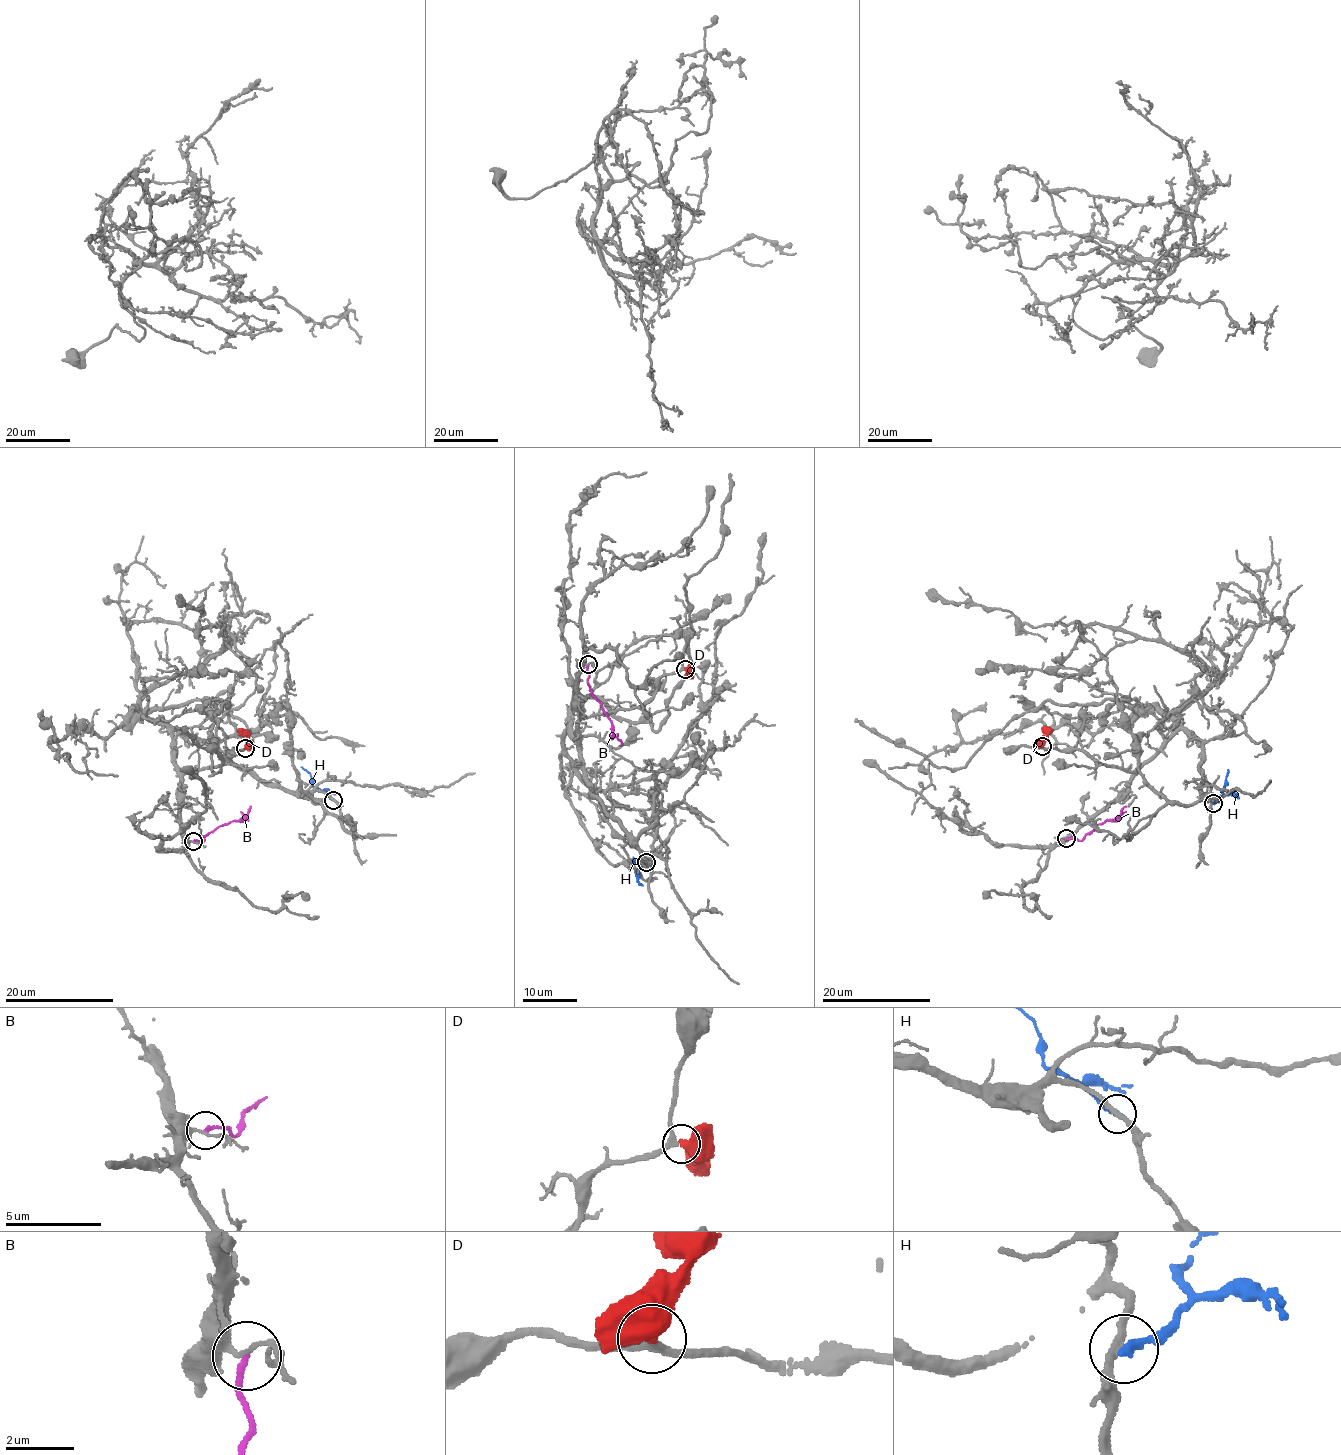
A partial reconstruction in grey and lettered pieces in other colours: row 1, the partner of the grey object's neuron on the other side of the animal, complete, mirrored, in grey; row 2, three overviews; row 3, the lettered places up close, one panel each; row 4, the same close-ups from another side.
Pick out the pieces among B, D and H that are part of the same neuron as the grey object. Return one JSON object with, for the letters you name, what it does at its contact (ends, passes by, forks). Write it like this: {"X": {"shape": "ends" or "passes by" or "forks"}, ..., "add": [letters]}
{"D": {"shape": "ends"}, "add": ["D"]}

